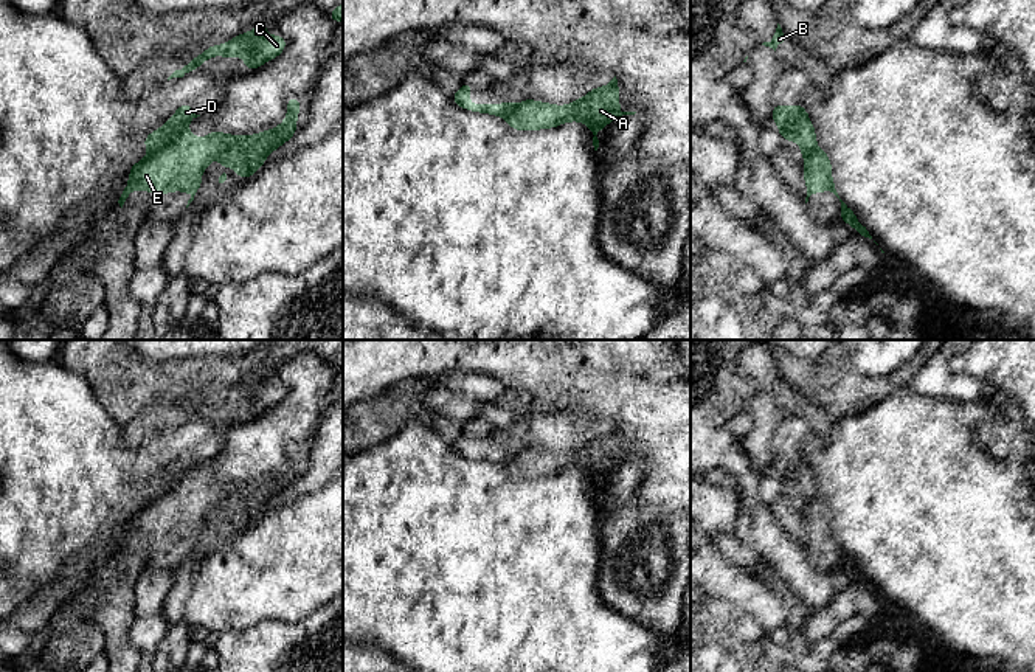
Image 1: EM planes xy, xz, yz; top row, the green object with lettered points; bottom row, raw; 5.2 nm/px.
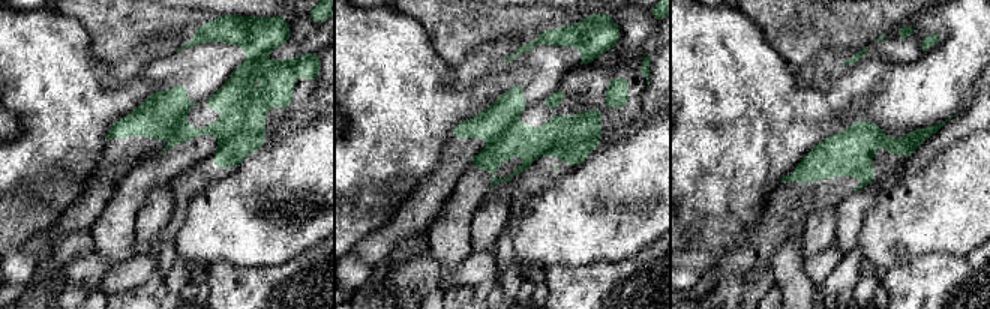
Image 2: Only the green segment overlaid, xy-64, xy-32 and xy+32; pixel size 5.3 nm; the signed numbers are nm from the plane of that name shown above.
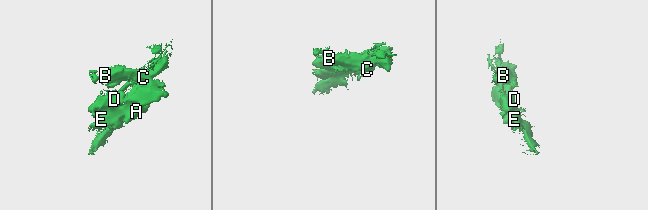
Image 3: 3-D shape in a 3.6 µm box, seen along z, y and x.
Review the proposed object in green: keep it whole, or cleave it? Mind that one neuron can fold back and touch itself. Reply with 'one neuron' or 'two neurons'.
two neurons

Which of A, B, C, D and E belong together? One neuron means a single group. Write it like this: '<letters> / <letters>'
A E / B C D

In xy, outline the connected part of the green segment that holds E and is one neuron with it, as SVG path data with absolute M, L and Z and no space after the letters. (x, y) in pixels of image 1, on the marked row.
M290 96L286 120L278 127L256 135L228 135L213 129L208 137L197 138L186 126L180 127L164 147L132 165L127 186L118 200L119 206L123 208L129 194L140 188L149 194L186 191L191 194L188 208L203 183L200 174L216 157L222 168L236 168L237 178L256 174L265 157L296 133L298 115L299 96Z

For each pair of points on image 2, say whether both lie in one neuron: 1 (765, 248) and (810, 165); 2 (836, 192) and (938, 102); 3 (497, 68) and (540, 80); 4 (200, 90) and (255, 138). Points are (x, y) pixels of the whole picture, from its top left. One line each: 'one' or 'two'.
1: one
2: two
3: one
4: two

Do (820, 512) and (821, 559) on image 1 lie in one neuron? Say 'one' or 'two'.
one

